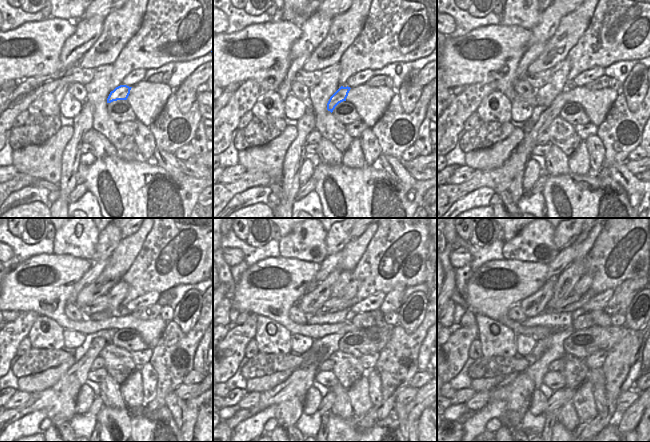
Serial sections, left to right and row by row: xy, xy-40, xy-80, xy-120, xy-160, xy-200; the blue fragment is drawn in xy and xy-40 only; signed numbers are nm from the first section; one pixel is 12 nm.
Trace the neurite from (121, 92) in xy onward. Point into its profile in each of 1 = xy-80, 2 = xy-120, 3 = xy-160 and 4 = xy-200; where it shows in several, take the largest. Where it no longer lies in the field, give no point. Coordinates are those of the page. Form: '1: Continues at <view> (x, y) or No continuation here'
1: Continues at xy-80 (550, 113)
2: Continues at xy-120 (100, 339)
3: Continues at xy-160 (323, 348)
4: Continues at xy-200 (556, 351)

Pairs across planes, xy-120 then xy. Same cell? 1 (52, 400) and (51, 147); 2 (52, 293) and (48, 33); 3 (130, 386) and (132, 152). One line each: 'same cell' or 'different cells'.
1: different cells
2: same cell
3: same cell

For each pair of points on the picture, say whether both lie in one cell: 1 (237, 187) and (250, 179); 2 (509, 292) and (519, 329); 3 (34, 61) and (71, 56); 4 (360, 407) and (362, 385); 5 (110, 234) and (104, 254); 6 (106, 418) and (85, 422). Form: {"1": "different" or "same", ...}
{"1": "same", "2": "same", "3": "different", "4": "same", "5": "same", "6": "different"}

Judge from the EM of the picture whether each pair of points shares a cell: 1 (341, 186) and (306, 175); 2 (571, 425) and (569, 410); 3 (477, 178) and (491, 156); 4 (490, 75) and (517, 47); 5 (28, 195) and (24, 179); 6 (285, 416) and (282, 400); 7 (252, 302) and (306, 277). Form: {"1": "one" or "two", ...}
{"1": "two", "2": "one", "3": "two", "4": "one", "5": "two", "6": "two", "7": "one"}

